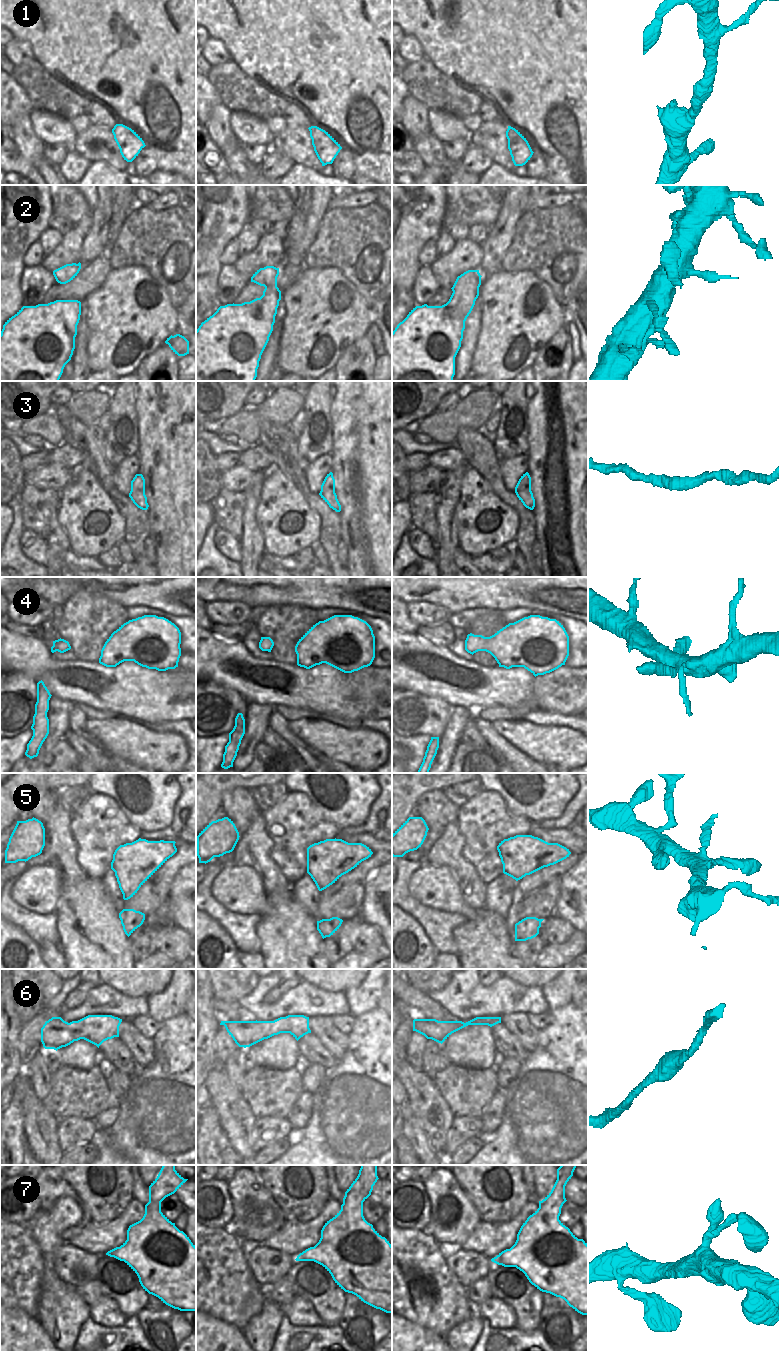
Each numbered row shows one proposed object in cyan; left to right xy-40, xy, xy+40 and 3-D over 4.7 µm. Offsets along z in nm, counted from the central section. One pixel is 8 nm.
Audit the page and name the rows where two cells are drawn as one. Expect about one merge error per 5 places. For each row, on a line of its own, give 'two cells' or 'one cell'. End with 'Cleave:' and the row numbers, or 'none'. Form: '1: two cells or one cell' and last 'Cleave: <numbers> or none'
1: one cell
2: one cell
3: one cell
4: one cell
5: one cell
6: one cell
7: one cell
Cleave: none

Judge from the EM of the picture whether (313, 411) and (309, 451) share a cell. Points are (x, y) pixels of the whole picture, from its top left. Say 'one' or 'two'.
one

